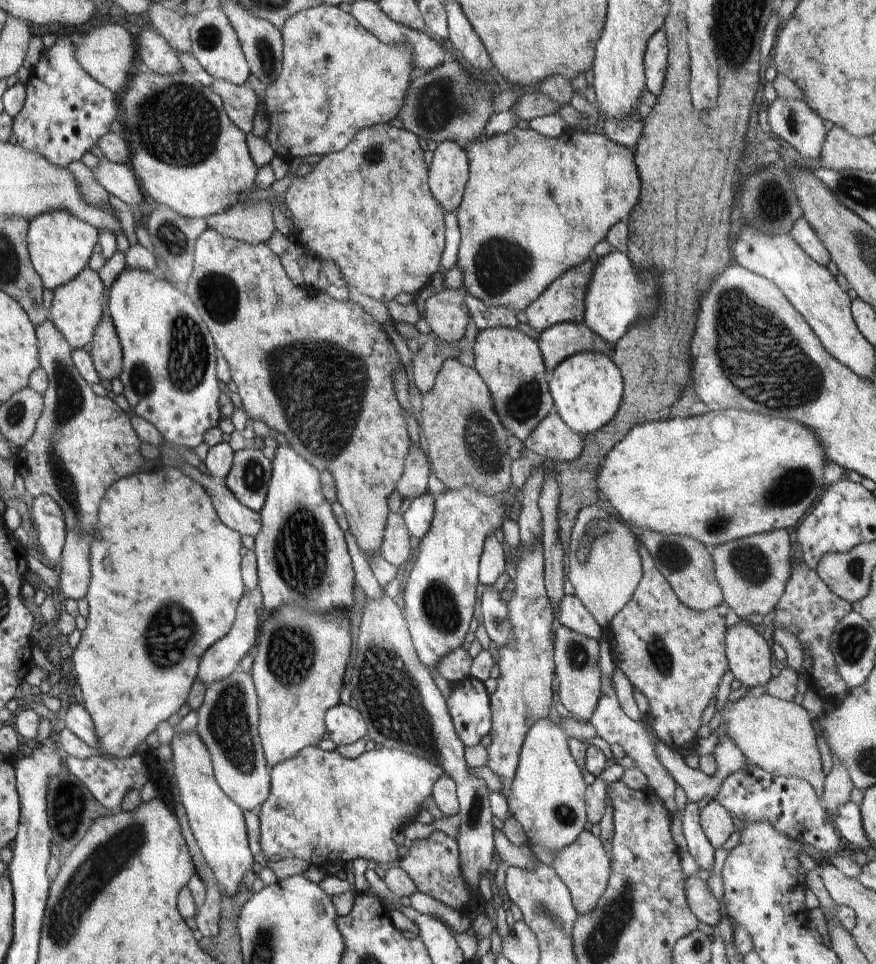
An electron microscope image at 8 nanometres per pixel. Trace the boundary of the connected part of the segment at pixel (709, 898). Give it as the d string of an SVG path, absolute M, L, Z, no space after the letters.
M696 876L687 878L685 893L690 910L699 922L716 927L723 915L722 902L713 896L706 881Z

